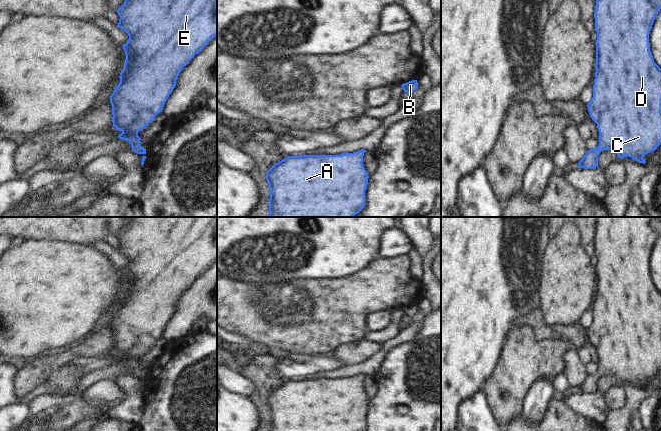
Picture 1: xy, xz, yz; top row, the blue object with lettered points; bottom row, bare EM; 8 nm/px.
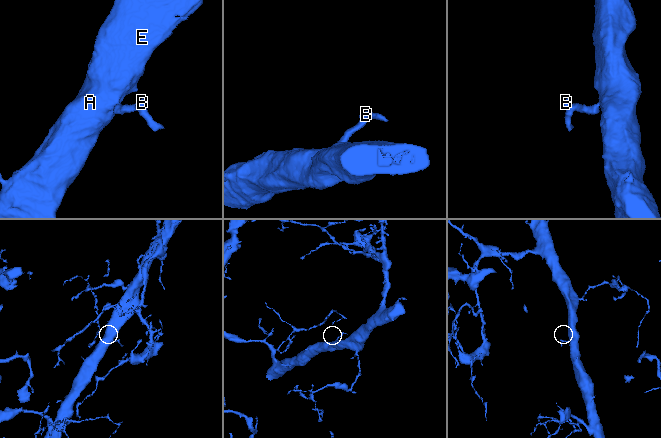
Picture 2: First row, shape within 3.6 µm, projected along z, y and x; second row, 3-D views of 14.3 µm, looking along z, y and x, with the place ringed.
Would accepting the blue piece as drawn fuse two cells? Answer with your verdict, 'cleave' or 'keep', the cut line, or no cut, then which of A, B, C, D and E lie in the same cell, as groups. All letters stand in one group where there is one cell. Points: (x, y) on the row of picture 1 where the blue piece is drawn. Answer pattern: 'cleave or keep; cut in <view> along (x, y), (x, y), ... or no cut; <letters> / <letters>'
keep; no cut; A B C D E

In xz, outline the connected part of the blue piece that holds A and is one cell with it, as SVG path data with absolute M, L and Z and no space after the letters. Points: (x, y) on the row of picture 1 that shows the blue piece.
M366 150L340 155L288 156L266 173L270 188L269 217L353 217L365 206L368 174L362 164Z

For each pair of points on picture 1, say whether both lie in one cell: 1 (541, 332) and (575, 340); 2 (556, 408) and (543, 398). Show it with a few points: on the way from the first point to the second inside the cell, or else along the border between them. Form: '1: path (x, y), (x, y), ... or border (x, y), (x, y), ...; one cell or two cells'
1: path (549, 332), (567, 332); one cell
2: border (553, 397), (540, 420); two cells

